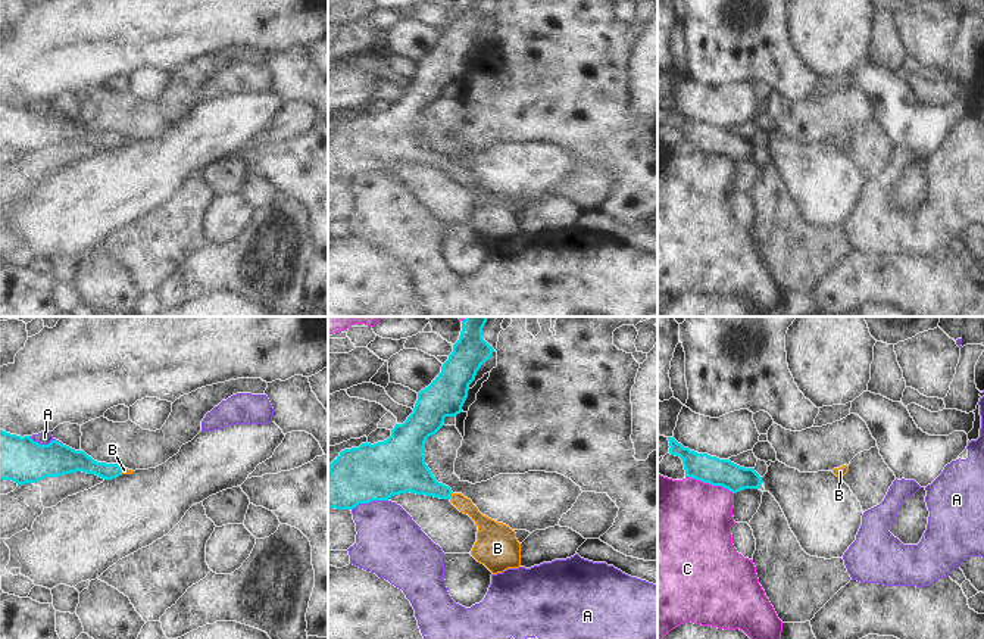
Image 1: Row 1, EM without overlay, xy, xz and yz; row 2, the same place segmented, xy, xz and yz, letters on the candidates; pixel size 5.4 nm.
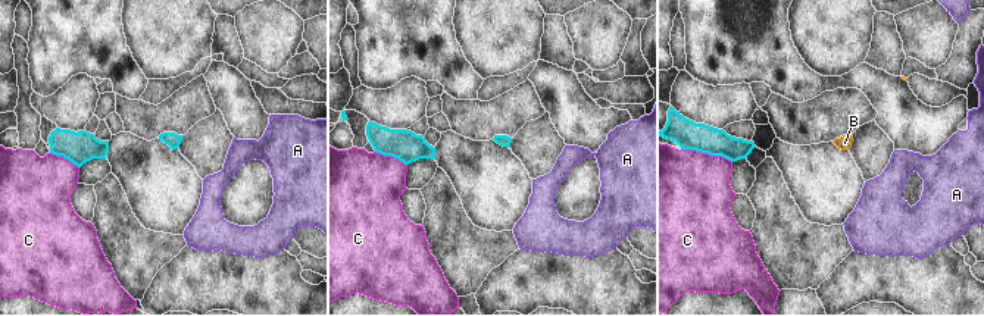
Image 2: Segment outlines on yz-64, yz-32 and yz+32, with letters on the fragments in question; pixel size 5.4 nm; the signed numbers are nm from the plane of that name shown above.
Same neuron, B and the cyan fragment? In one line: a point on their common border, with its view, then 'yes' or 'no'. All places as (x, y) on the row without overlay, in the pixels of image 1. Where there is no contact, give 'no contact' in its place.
meets cyan in xz at (450, 165); yes

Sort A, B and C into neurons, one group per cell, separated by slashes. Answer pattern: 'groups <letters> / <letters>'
groups A / B / C

